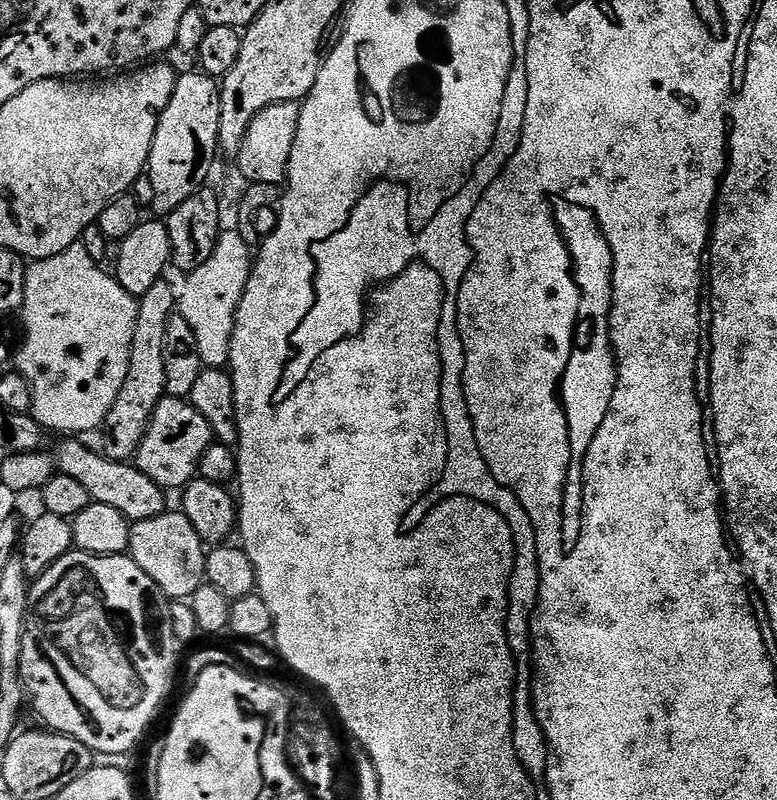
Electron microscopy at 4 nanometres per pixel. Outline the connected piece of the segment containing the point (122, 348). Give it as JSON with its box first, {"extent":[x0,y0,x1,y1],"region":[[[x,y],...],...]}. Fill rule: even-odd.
{"extent":[14,242,138,434],"region":[[[77,242],[73,244],[72,247],[62,250],[62,254],[54,254],[45,260],[31,261],[31,263],[27,265],[24,273],[24,302],[22,305],[22,313],[24,312],[24,345],[22,345],[21,348],[18,348],[18,351],[15,353],[14,368],[15,371],[20,373],[20,375],[27,378],[27,380],[30,382],[30,386],[32,387],[32,410],[30,414],[39,422],[40,427],[47,430],[49,433],[64,432],[60,434],[84,434],[80,432],[92,432],[95,430],[95,428],[103,429],[105,427],[108,415],[110,414],[110,410],[114,406],[114,402],[122,390],[122,382],[126,382],[126,370],[130,370],[130,346],[134,342],[134,326],[138,322],[138,300],[137,297],[132,296],[126,291],[125,288],[123,288],[123,286],[118,283],[115,275],[113,275],[111,271],[103,272],[102,269],[104,268],[101,267],[99,263],[96,263],[93,258],[90,258],[89,254],[86,254],[86,250],[83,248],[82,244]]]}

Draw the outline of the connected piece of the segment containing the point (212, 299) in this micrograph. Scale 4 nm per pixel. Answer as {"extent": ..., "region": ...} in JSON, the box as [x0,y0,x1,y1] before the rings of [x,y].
{"extent":[198,231,254,368],"region":[[[221,231],[216,243],[216,254],[211,264],[203,264],[198,269],[200,276],[200,324],[198,320],[198,335],[200,346],[206,353],[206,364],[210,368],[224,368],[230,358],[230,342],[234,334],[234,322],[236,321],[236,311],[238,302],[242,302],[242,294],[246,290],[246,282],[252,273],[254,263],[253,249],[240,237],[239,231]]]}

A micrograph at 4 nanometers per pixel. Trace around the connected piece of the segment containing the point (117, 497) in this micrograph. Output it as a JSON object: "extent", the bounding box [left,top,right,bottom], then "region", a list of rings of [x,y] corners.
{"extent":[56,438,165,522],"region":[[[80,438],[61,440],[64,441],[56,448],[56,460],[60,463],[59,471],[82,482],[82,486],[86,486],[95,503],[114,506],[114,510],[118,510],[118,514],[122,514],[130,522],[152,519],[165,513],[165,489],[146,478],[146,474],[142,474],[142,470],[136,467],[135,463],[114,460],[104,454],[99,456],[94,449],[87,448]]]}

